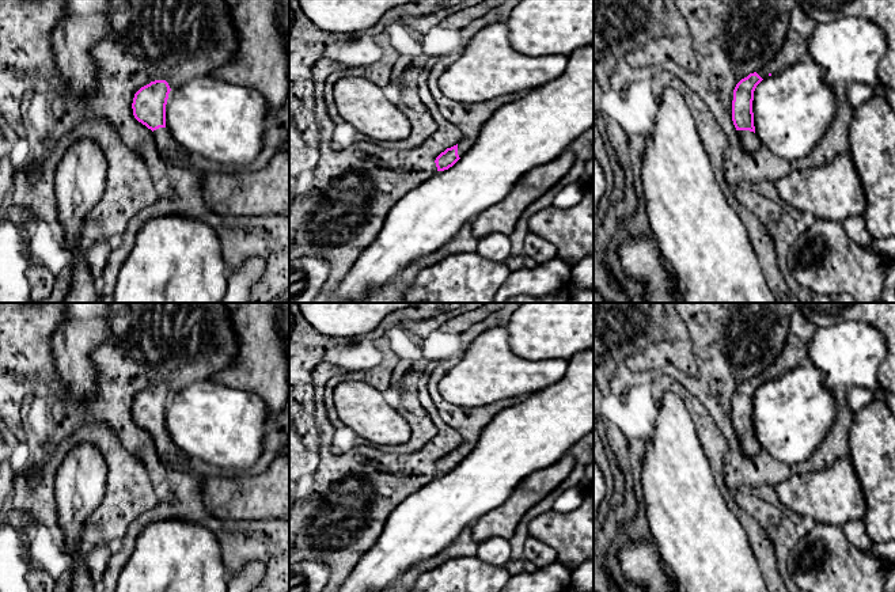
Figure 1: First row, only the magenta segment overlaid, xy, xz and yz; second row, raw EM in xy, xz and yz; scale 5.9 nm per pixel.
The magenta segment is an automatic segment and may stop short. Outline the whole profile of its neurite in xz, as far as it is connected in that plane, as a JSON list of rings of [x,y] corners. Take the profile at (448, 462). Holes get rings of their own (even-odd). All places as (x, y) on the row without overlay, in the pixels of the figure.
[[[466,440],[456,449],[441,456],[435,464],[437,475],[444,475],[452,471],[473,451],[473,448],[474,443]]]

